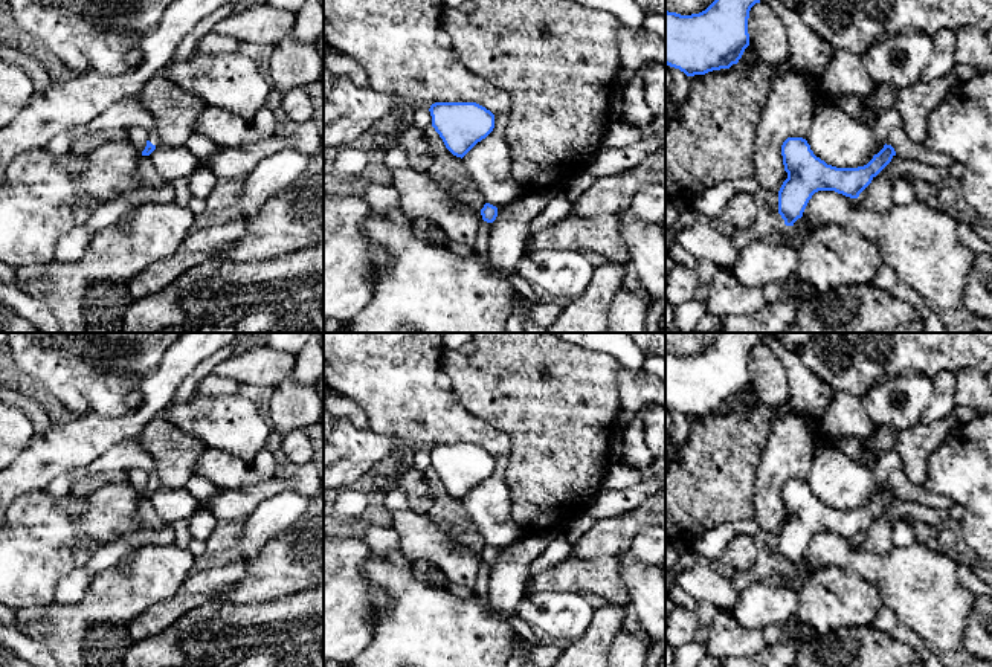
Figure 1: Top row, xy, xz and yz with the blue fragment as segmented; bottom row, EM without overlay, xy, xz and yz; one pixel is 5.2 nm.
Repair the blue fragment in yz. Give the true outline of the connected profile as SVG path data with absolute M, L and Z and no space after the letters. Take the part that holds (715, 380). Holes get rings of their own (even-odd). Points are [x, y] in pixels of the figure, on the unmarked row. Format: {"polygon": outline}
{"polygon": "M719 333L716 342L702 354L681 357L665 353L665 406L687 418L705 417L737 406L749 388L748 360L762 333Z"}

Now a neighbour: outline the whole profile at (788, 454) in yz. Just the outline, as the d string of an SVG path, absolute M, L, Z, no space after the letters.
M800 415L774 417L754 488L754 520L763 531L778 534L784 507L781 487L787 479L807 479L815 453L815 435Z

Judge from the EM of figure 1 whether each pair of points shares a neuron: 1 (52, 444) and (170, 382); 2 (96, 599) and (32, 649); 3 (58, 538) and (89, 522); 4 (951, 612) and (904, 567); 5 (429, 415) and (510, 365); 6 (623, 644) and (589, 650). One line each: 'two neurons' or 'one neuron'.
1: one neuron
2: two neurons
3: two neurons
4: one neuron
5: two neurons
6: two neurons

